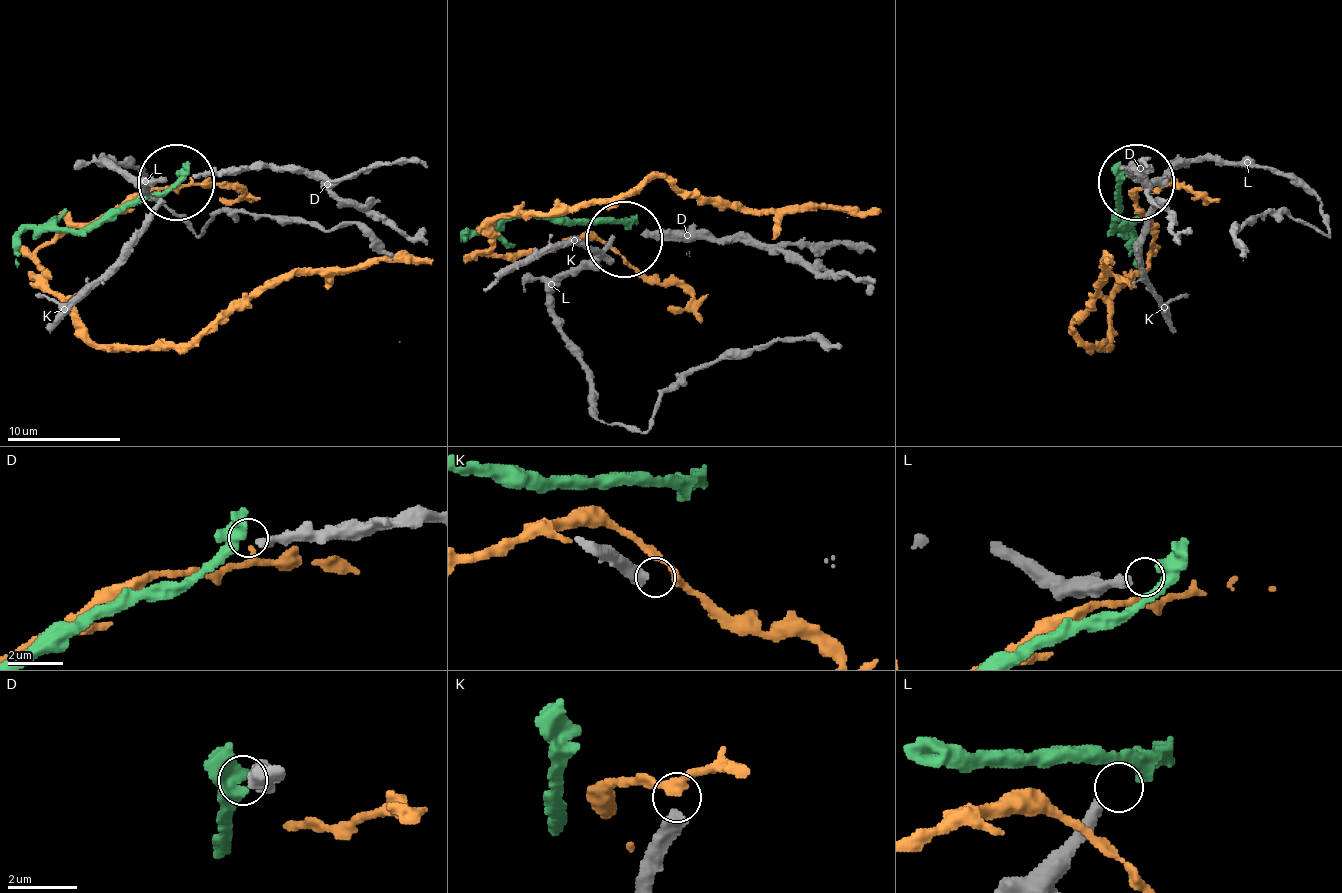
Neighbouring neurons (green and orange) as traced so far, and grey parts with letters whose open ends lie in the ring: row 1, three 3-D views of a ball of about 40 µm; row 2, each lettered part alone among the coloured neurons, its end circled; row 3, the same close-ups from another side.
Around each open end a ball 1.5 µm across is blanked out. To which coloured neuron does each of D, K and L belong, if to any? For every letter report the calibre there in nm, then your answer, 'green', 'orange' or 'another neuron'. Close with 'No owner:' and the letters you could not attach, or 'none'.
D: 360 nm thick; green
K: 440 nm thick; another neuron
L: 320 nm thick; another neuron
No owner: K, L

